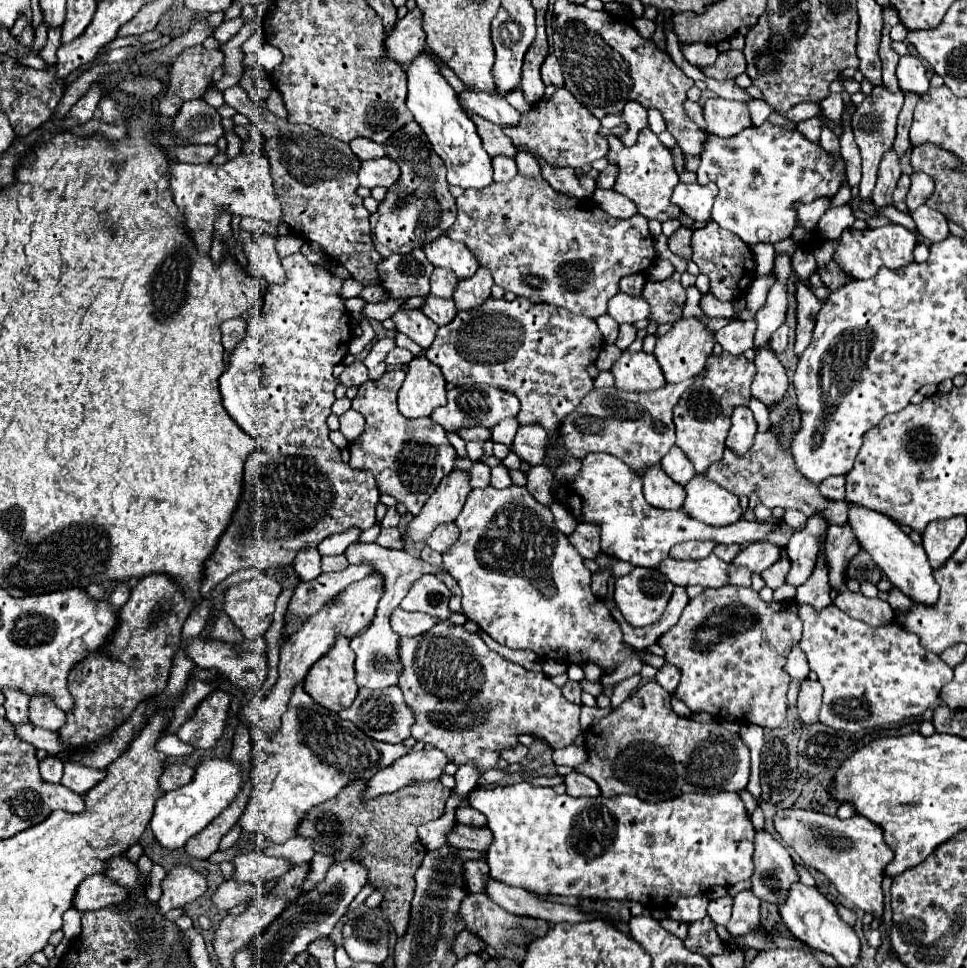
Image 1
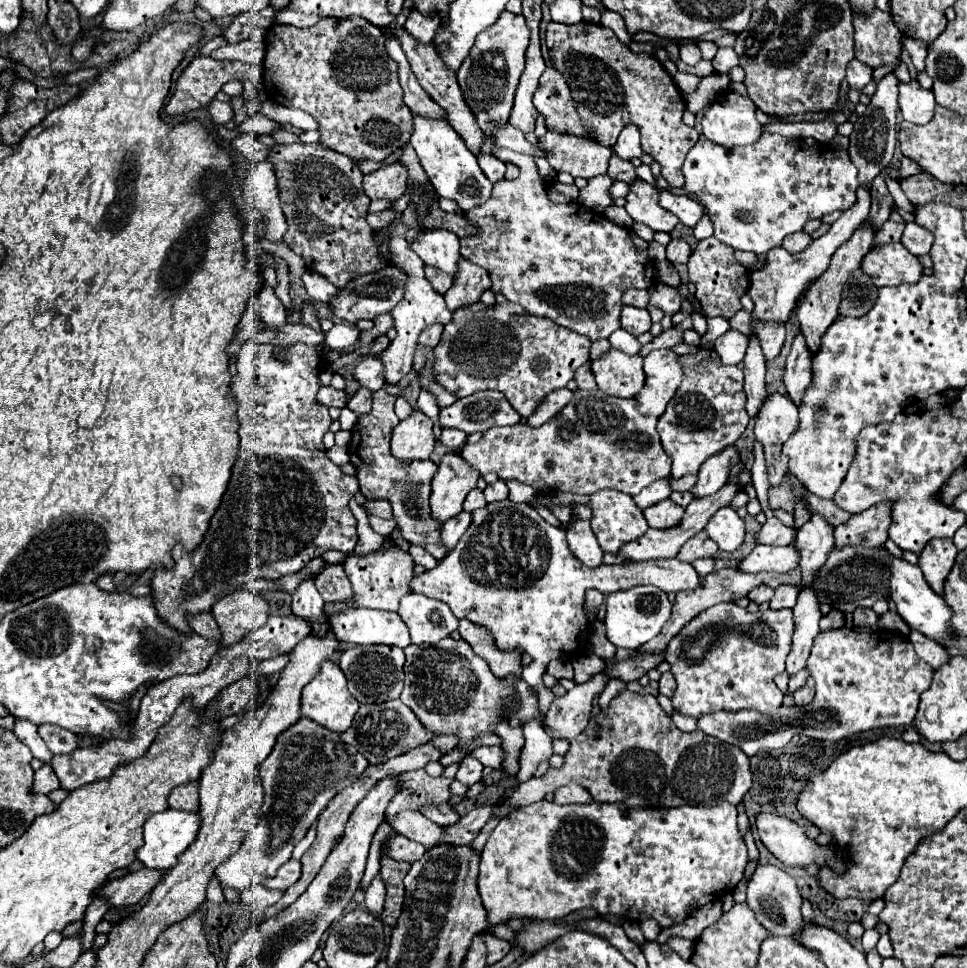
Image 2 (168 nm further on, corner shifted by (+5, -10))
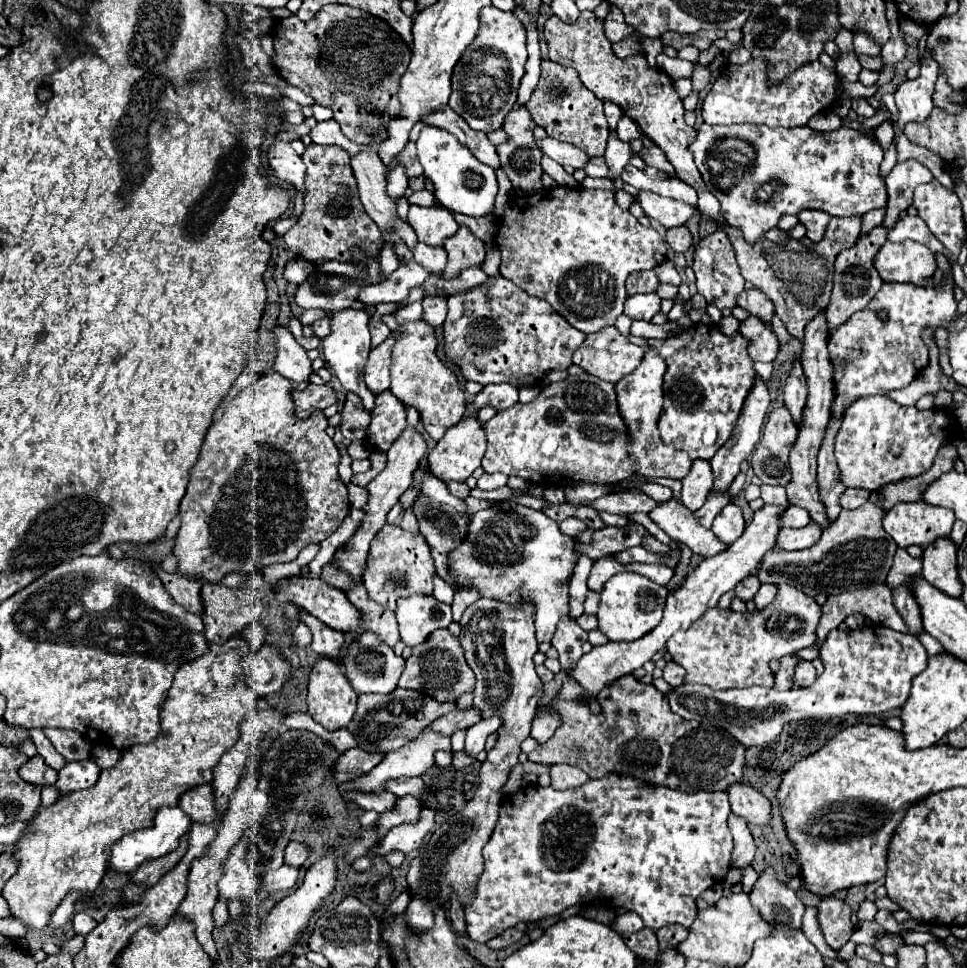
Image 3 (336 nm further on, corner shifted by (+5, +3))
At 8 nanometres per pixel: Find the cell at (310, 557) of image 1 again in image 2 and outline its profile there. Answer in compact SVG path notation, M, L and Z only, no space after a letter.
M304 580L292 594L292 612L312 624L312 636L326 636L328 622L322 612L324 600L312 580Z

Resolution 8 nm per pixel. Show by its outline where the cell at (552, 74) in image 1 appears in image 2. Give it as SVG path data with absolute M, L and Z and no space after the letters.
M554 68L544 70L534 94L534 106L544 116L548 130L596 140L596 130L582 122L576 112L568 82Z

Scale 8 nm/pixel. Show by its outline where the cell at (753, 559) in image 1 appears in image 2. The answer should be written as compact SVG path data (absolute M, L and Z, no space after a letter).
M758 544L746 560L738 564L742 572L788 572L798 566L800 552L794 544L790 546L766 546Z

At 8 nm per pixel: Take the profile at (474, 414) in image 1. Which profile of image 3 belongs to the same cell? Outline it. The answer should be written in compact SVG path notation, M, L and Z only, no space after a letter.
M498 383L498 385L484 385L482 391L474 397L472 405L474 409L482 409L486 405L494 407L496 411L504 411L518 401L518 389L510 383Z

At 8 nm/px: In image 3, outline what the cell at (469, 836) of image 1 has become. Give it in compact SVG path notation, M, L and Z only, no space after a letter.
M382 791L382 793L350 793L348 795L352 801L356 801L362 809L374 809L378 813L390 811L392 807L396 807L398 795L390 793L390 791Z

